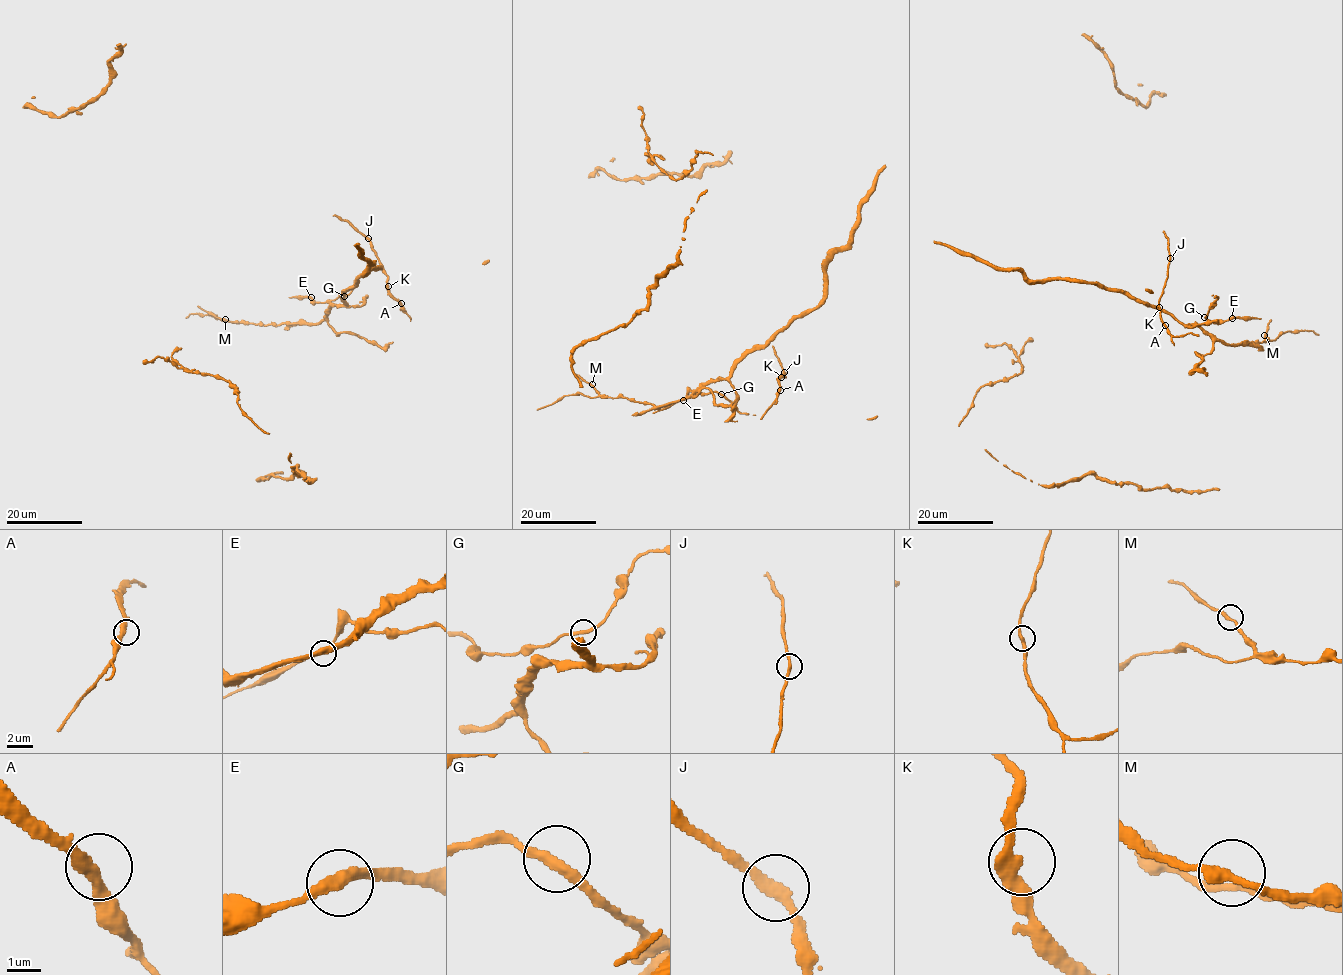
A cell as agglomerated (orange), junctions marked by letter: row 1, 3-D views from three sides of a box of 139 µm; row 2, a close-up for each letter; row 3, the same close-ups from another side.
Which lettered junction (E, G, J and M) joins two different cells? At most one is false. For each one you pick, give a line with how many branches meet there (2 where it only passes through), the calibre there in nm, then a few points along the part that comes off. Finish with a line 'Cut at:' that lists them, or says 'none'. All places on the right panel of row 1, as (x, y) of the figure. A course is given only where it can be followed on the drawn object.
J: branches 2; calibre 280 nm; course (1170, 258), (1160, 298), (1163, 323), (1175, 336), (1190, 333), (1198, 335)
Cut at: J

